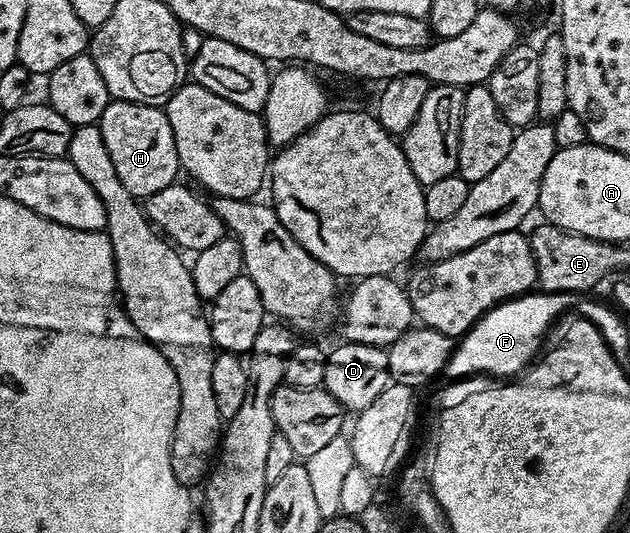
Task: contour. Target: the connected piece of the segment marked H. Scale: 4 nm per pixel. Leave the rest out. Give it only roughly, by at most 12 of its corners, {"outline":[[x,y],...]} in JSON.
{"outline":[[112,100],[98,123],[126,192],[147,200],[181,173],[170,120]]}

